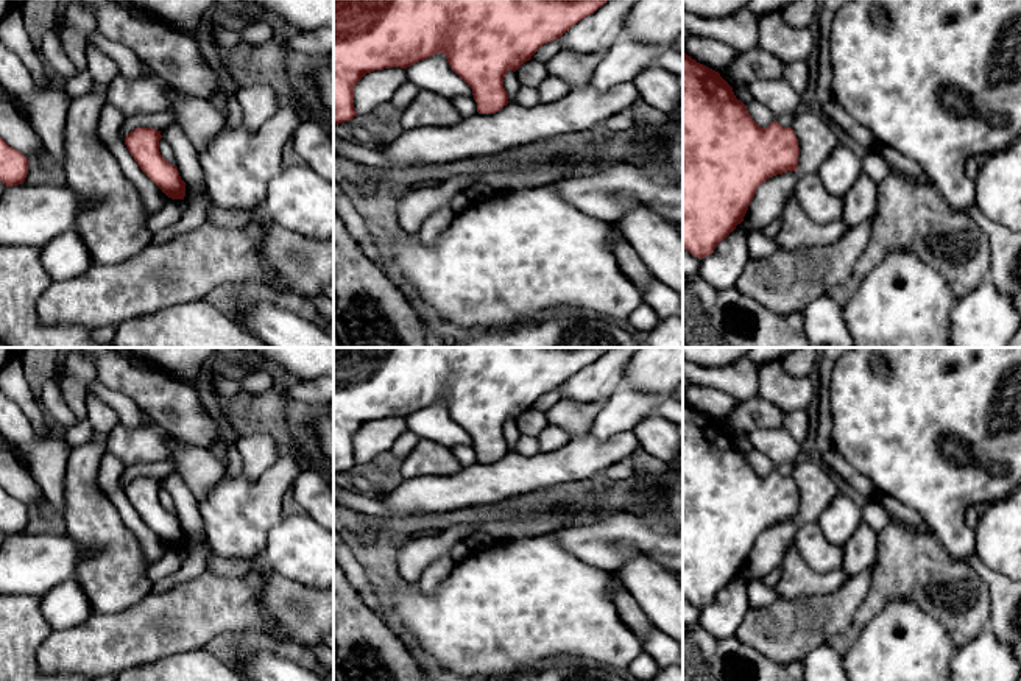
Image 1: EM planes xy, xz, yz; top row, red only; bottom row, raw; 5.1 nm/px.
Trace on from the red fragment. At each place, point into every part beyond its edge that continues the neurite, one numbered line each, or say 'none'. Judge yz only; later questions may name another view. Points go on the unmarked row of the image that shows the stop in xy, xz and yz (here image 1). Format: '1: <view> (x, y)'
none

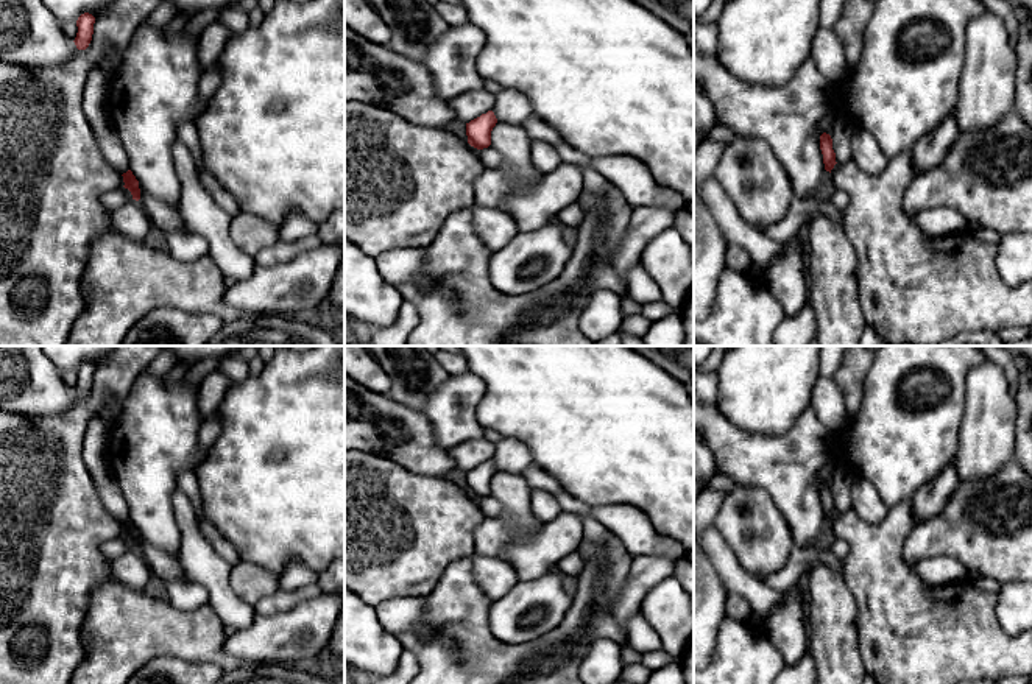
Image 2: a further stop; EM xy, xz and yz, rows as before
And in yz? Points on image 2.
none

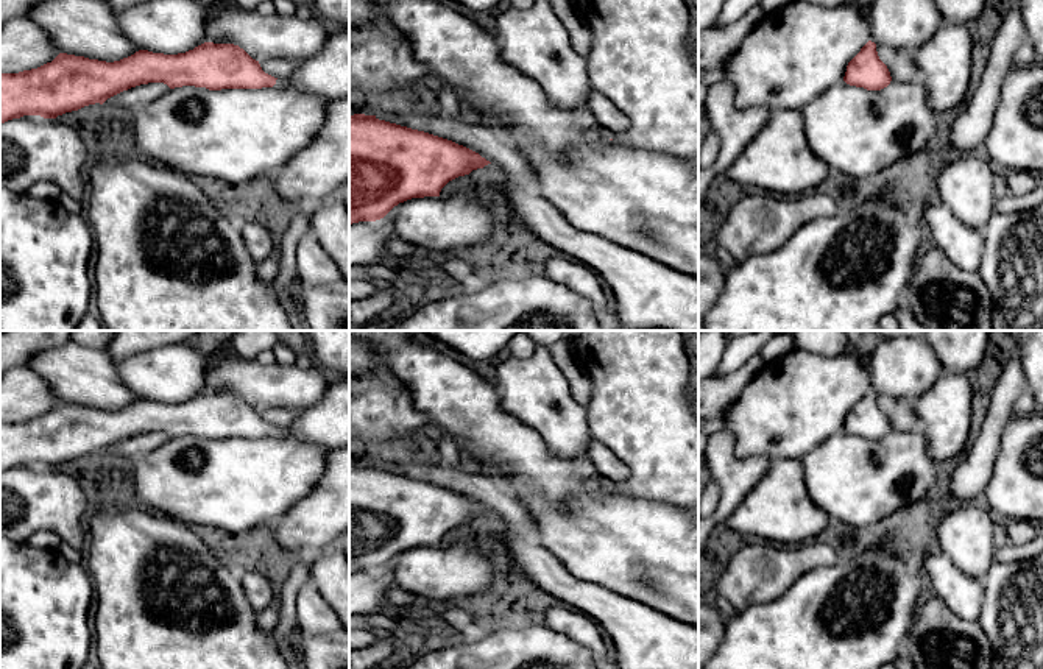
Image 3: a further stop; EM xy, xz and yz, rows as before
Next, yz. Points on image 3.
none

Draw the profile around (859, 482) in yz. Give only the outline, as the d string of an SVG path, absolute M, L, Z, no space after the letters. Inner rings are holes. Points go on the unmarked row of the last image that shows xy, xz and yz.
M843 429L800 458L812 502L829 519L861 529L923 499L935 483L935 460L918 430L867 440Z

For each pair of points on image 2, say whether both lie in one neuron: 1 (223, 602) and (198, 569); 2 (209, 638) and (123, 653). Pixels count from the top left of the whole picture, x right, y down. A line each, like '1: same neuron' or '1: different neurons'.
1: same neuron
2: same neuron

